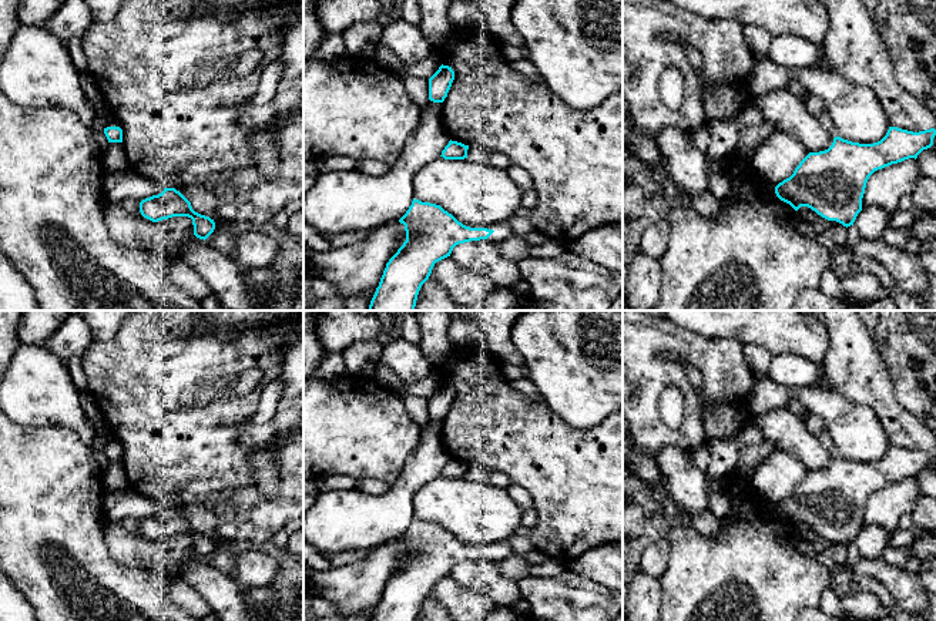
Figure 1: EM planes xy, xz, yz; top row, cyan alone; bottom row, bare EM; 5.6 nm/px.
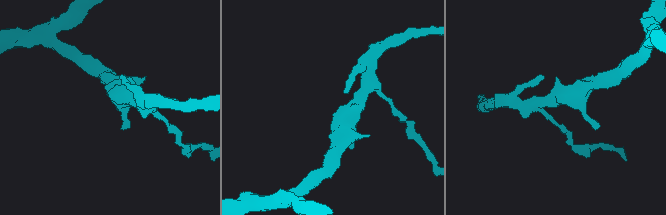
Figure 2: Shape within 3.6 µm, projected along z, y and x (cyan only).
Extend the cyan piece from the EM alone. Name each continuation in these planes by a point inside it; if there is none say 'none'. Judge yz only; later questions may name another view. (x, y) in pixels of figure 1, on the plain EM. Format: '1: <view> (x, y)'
none

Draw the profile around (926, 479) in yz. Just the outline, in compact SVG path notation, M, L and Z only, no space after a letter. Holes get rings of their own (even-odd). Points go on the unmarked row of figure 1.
M936 454L933 457L933 464L923 469L916 477L920 493L936 499Z

